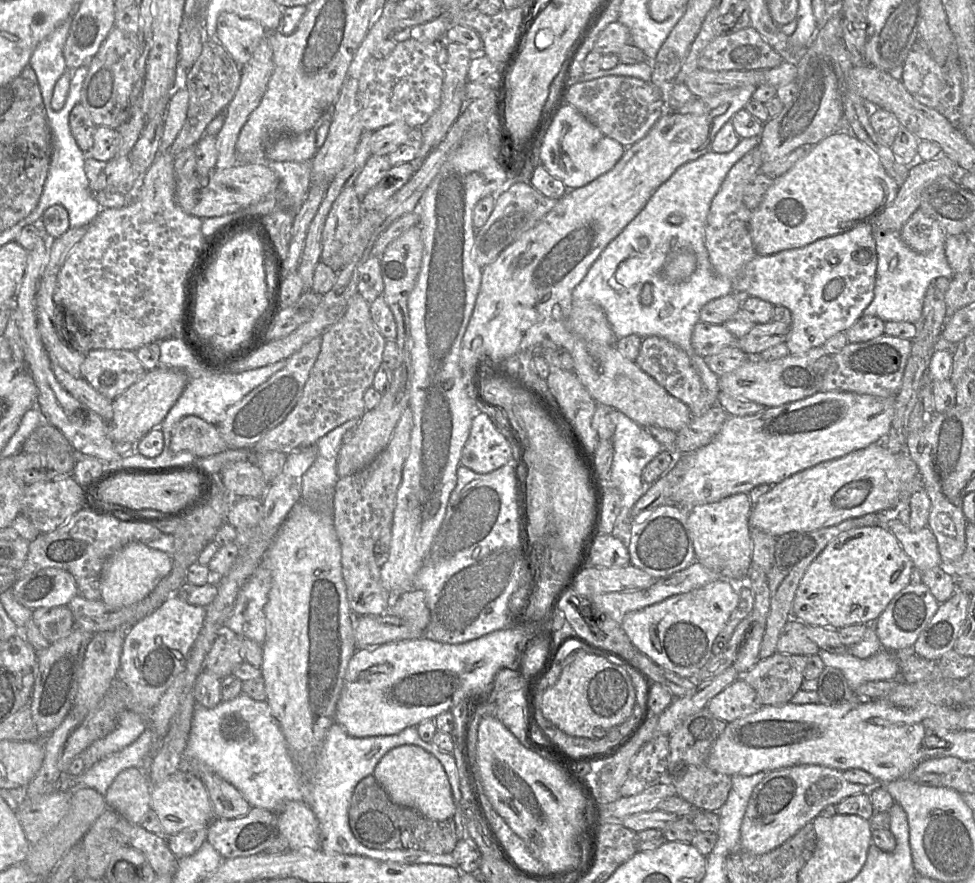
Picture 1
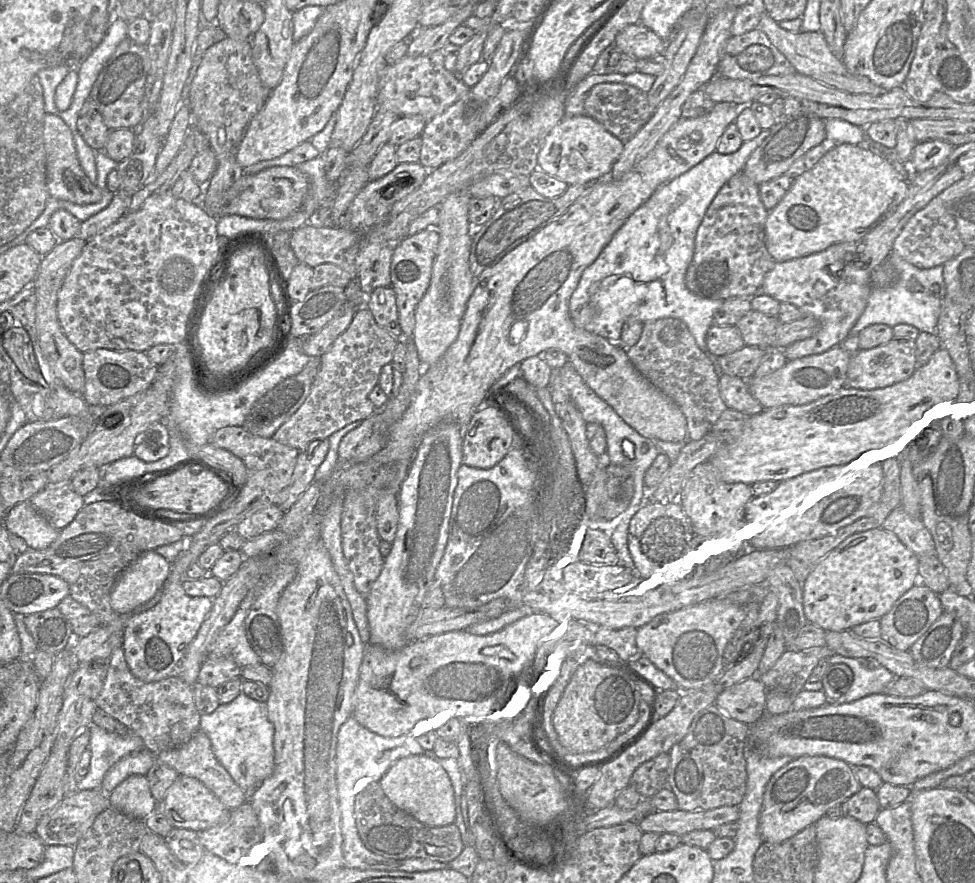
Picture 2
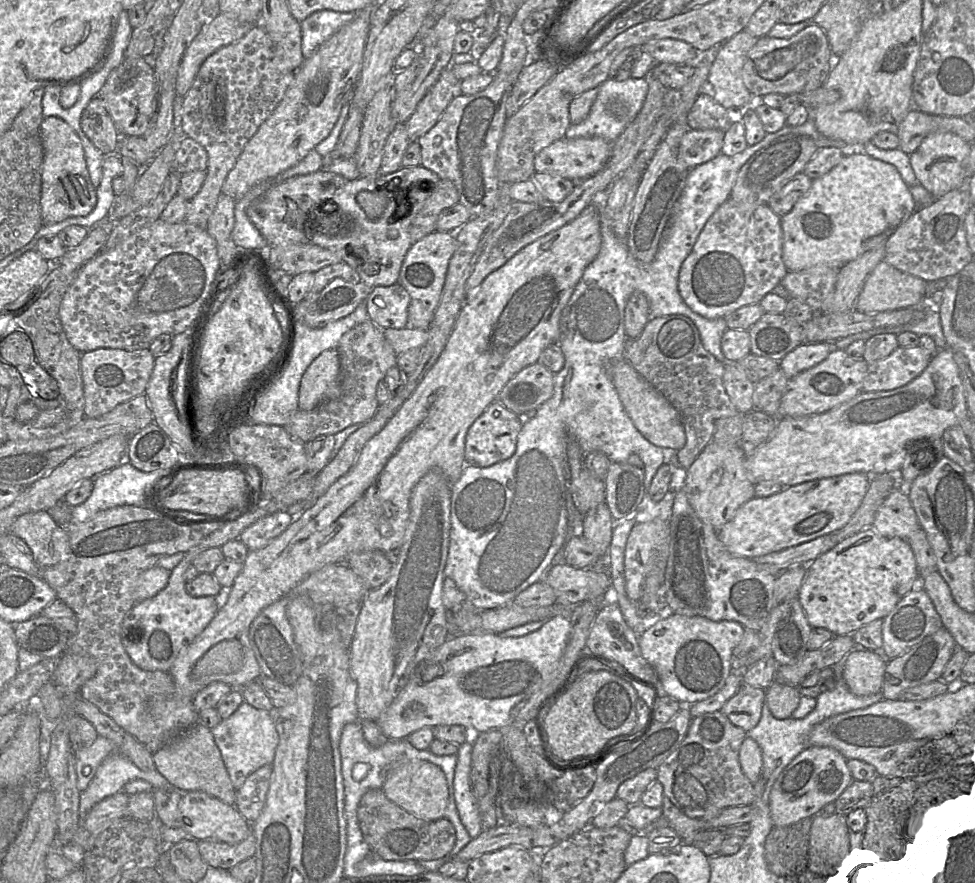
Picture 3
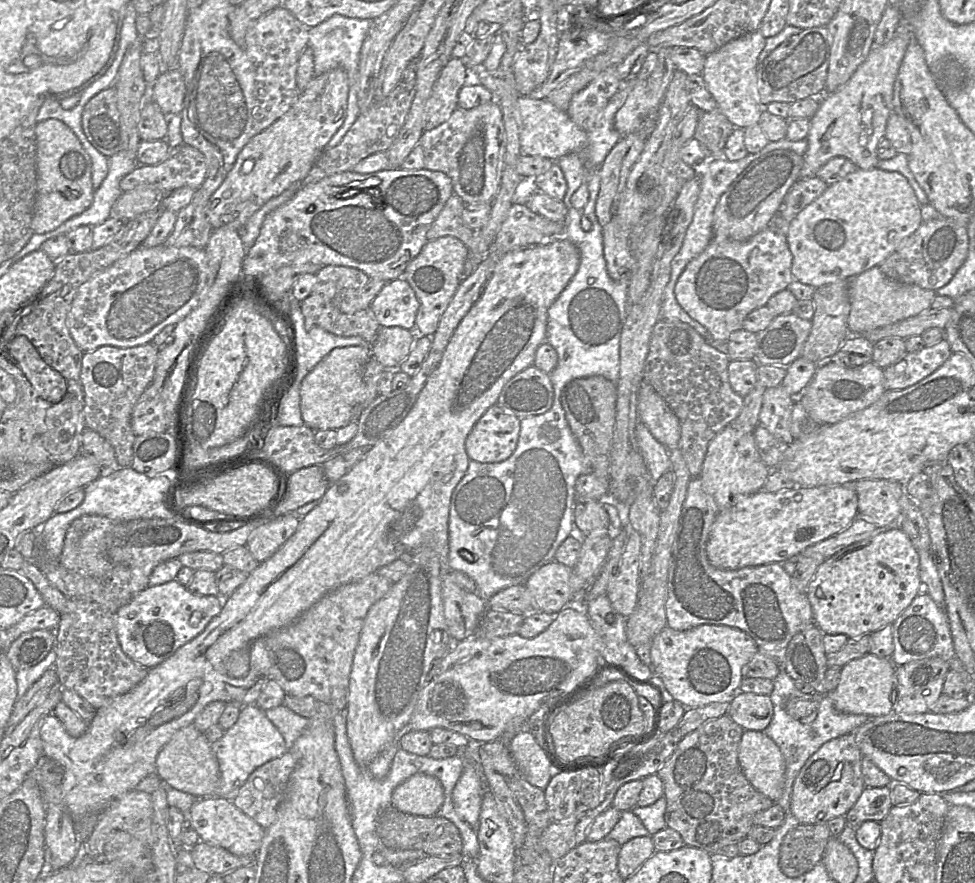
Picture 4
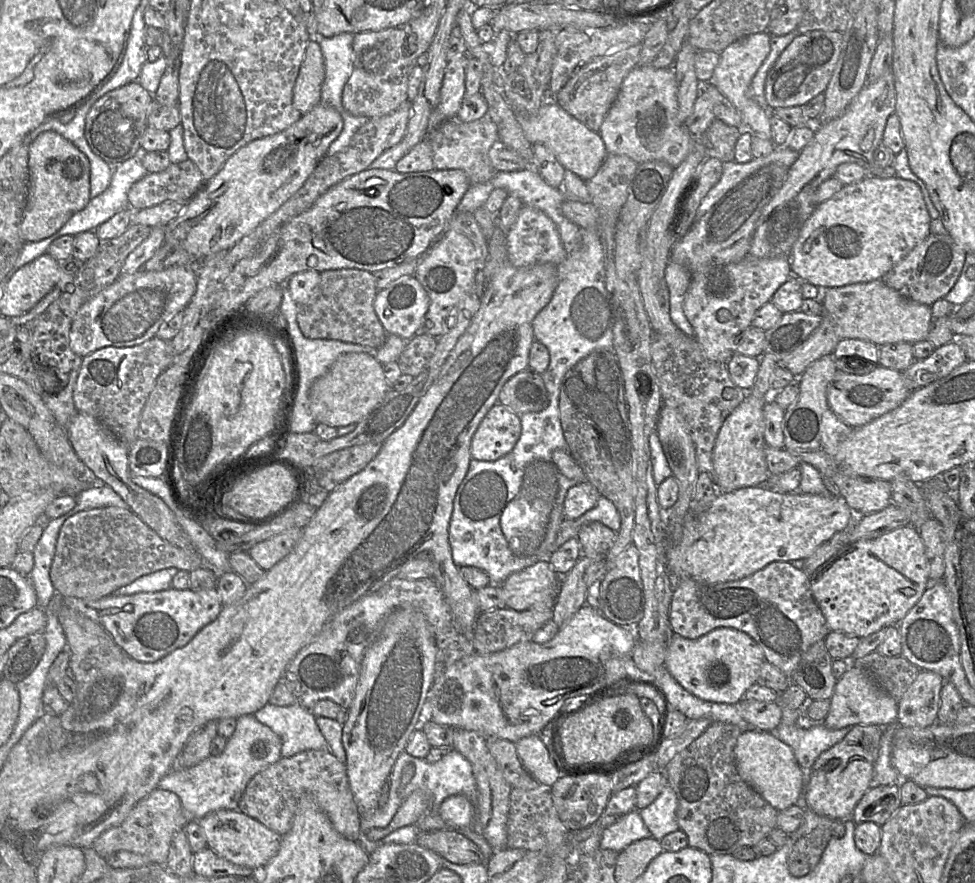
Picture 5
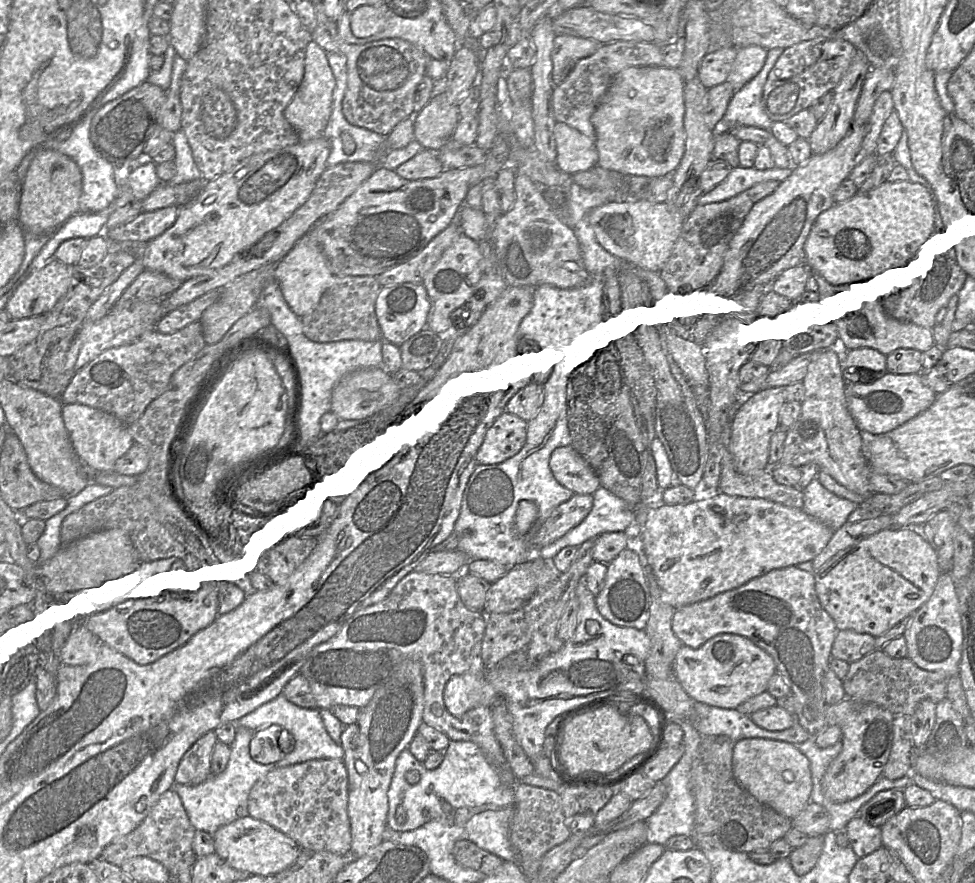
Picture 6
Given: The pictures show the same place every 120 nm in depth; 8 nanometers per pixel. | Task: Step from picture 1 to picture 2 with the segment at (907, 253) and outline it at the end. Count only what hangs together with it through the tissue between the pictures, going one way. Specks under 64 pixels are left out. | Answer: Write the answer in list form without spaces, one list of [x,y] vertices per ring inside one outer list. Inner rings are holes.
[[[892,251],[887,260],[895,267],[897,271],[898,278],[896,282],[889,287],[872,288],[867,306],[862,315],[855,323],[855,325],[852,327],[849,335],[858,335],[860,331],[862,331],[864,328],[873,324],[886,324],[891,328],[893,328],[898,324],[908,324],[916,327],[920,332],[927,332],[930,334],[937,335],[938,334],[937,325],[941,314],[942,299],[939,297],[939,293],[932,292],[931,287],[934,284],[938,284],[942,289],[941,296],[946,296],[946,286],[943,276],[943,266],[921,269],[907,262],[906,260],[900,258],[896,254],[892,253]],[[910,280],[915,280],[918,283],[920,283],[923,287],[923,290],[919,292],[910,291]]]

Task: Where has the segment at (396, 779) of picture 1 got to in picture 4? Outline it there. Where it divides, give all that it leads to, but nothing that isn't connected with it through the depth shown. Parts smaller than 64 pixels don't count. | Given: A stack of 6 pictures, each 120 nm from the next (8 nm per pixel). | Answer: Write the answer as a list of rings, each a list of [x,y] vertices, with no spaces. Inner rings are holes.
[[[414,774],[398,785],[391,798],[392,805],[399,811],[423,817],[436,815],[443,802],[441,782],[425,774]]]

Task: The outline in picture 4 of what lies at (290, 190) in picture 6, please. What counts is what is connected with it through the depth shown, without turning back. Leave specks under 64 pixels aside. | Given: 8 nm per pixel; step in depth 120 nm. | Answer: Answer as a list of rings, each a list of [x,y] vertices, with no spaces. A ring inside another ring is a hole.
[[[340,68],[314,76],[307,88],[298,94],[285,114],[250,139],[239,152],[233,167],[208,201],[206,215],[213,229],[223,226],[237,230],[242,228],[268,200],[280,195],[292,183],[303,180],[307,176],[314,162],[345,120],[348,90],[347,74]]]

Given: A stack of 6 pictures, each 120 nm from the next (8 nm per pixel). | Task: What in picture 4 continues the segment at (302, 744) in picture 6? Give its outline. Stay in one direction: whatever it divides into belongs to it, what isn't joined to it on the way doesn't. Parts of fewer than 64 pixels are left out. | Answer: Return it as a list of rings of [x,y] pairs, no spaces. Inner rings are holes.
[[[282,704],[265,710],[264,714],[282,735],[287,751],[304,732],[309,723],[309,719],[299,716]]]

